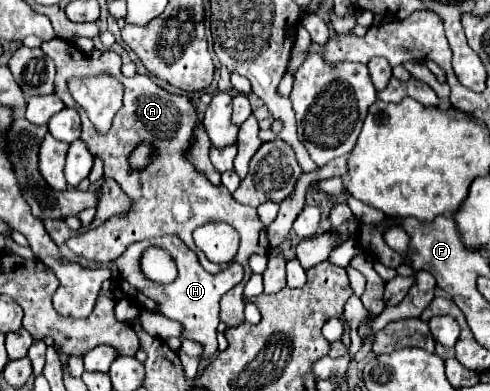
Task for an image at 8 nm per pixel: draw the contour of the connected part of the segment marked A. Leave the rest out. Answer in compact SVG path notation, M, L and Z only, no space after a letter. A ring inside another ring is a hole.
M52 38L42 44L44 54L48 54L54 64L56 64L56 96L66 106L72 106L80 112L82 118L82 140L88 146L88 150L98 156L104 162L104 174L114 178L128 198L132 200L132 206L126 214L116 214L108 218L104 224L98 228L86 230L82 234L76 234L68 240L68 248L86 260L92 262L112 262L116 260L130 244L148 240L154 236L164 236L164 234L180 234L184 244L192 250L196 250L200 264L208 272L218 272L206 256L202 256L192 240L194 228L210 222L210 220L222 220L234 226L234 230L240 234L240 248L234 258L234 262L240 262L244 266L244 280L234 286L228 294L222 296L220 300L220 320L226 322L228 326L236 326L244 322L244 300L242 300L242 288L246 280L250 278L252 270L248 266L248 258L252 254L268 254L270 246L266 240L264 224L260 222L256 208L244 206L234 200L234 196L224 188L224 186L214 186L210 180L196 170L196 166L190 162L190 150L192 150L192 140L194 140L194 130L198 126L198 116L194 110L194 104L188 96L184 94L170 94L164 88L156 86L150 76L146 74L136 74L134 78L126 78L120 72L122 58L114 50L102 52L98 60L90 58L88 54L80 52L72 42L62 40L62 38ZM102 72L112 72L120 82L124 84L124 106L118 110L112 128L108 130L106 136L100 136L94 132L92 122L88 120L86 112L74 104L66 80L70 76L84 76L84 74L102 74ZM142 142L148 142L152 146L152 154L148 160L148 166L142 170L136 170L130 166L130 156L132 150L136 150Z

